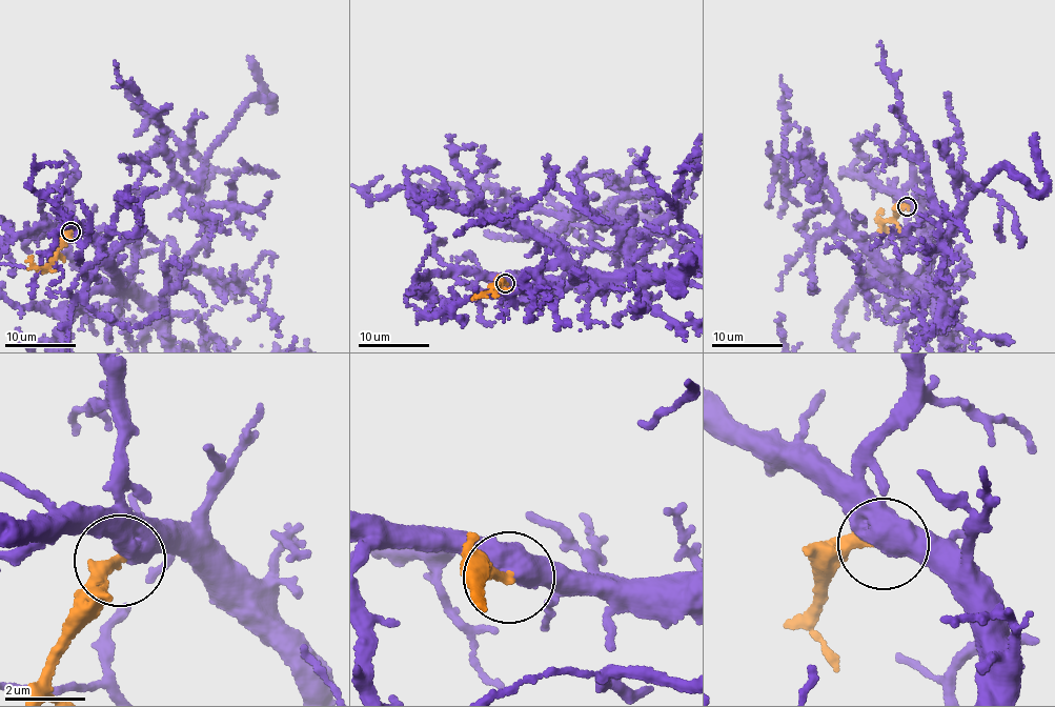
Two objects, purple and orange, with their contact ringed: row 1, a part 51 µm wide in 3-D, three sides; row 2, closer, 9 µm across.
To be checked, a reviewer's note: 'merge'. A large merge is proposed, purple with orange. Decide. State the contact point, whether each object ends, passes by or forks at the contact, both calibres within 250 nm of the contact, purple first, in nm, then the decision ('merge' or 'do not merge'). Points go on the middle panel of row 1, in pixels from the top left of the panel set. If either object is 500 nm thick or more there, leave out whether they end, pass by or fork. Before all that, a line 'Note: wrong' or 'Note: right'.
Note: right
at (505, 283); 550 nm thick on the purple side, 280 nm on the other; merge

